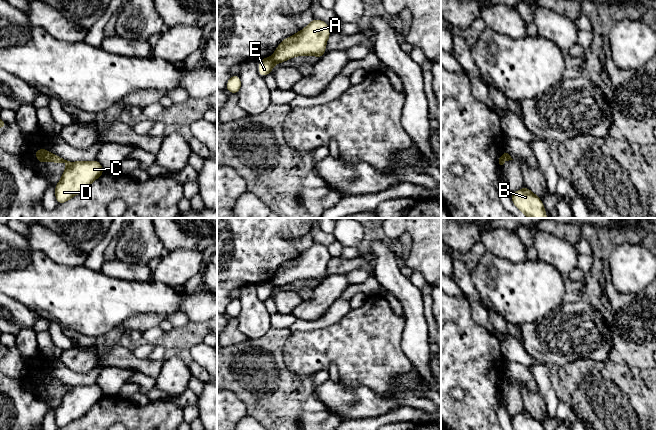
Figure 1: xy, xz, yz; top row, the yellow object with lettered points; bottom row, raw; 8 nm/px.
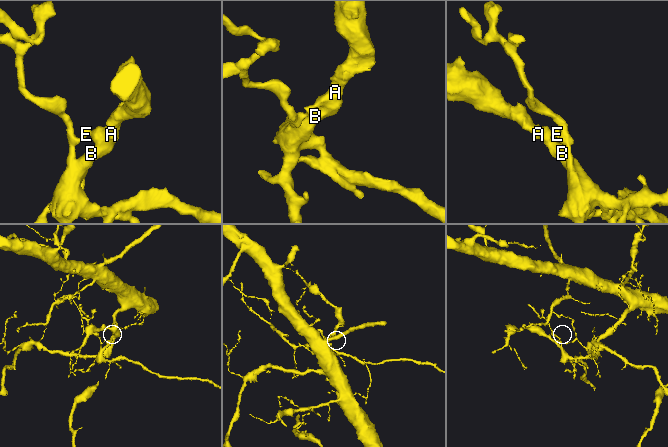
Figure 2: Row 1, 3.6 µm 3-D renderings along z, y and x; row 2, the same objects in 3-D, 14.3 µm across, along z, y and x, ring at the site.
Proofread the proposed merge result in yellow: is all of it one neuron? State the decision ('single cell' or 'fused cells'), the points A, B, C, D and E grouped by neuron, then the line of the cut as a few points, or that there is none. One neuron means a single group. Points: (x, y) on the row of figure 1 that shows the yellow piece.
fused cells; groups A B C D / E; cut xy (52, 154), (48, 160)

